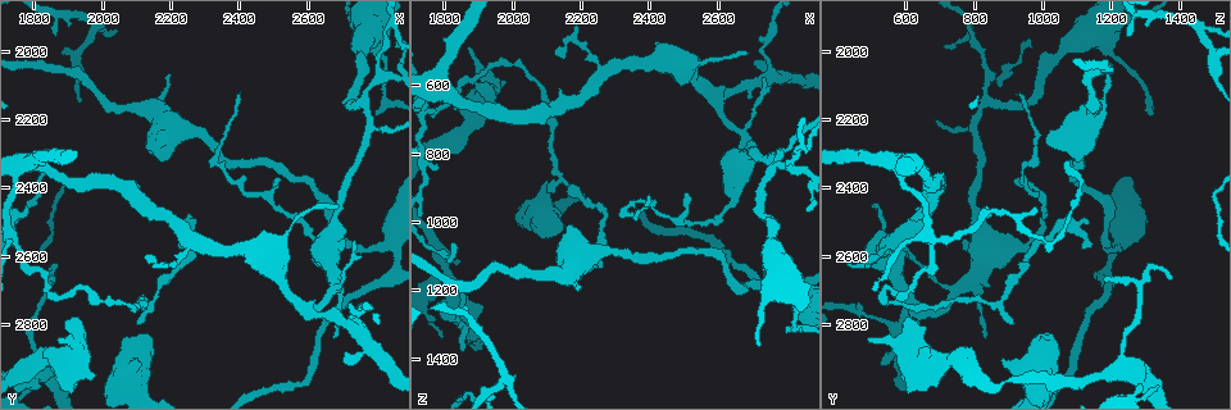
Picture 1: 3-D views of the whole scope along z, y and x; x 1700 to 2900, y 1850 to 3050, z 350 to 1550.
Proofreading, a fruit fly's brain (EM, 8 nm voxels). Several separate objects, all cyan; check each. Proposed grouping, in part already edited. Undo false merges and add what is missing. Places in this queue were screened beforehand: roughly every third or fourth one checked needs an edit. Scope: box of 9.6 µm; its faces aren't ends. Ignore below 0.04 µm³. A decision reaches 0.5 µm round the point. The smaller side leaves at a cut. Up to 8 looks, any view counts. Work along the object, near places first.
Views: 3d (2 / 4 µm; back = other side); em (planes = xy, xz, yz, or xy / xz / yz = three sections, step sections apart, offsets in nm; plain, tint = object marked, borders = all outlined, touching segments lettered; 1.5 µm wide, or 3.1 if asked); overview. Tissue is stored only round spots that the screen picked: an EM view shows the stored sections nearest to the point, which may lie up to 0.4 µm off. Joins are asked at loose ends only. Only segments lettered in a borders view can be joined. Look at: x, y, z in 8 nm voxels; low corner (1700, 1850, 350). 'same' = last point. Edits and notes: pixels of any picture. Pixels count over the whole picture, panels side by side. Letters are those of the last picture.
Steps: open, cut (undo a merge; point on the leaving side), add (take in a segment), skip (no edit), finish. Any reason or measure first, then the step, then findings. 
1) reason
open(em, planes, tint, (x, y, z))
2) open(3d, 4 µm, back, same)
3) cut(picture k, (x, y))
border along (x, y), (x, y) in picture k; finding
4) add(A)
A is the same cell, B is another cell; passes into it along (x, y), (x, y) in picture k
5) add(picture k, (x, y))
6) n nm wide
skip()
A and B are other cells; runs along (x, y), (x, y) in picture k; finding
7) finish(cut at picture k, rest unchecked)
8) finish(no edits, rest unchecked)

open(3d, 2 µm, (1850, 2660, 1370))

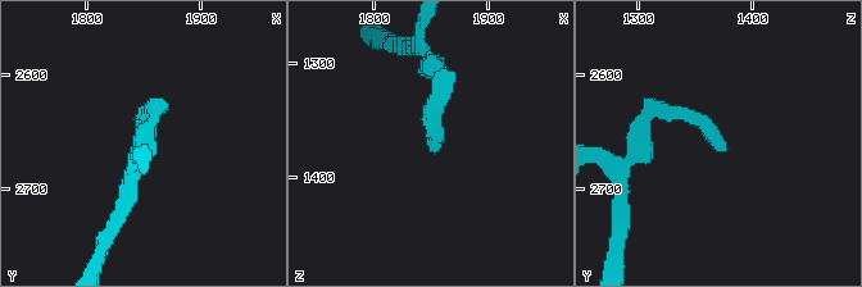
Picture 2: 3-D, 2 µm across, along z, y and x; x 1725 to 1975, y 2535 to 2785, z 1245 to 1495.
open(em, planes, plain, (1852, 2660, 1380))

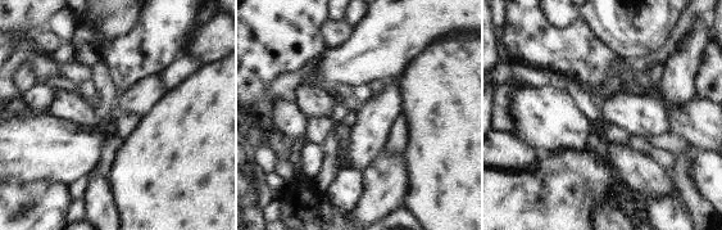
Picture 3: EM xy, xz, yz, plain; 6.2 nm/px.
see the neighbours
open(em, planes, borders, same)

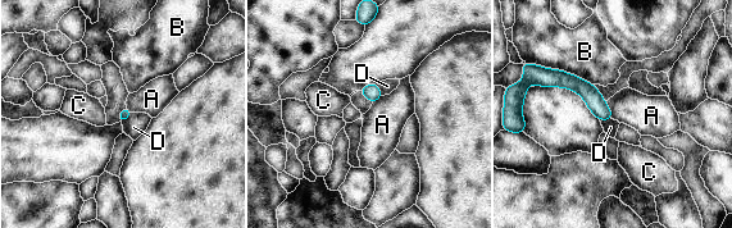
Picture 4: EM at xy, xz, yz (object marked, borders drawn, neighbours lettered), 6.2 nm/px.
skip()
A, B, C and D are other cells; runs along (550, 73), (578, 85), (609, 117) in picture 4; none of them fits

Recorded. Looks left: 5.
open(3d, 2 µm, (2140, 2740, 860))

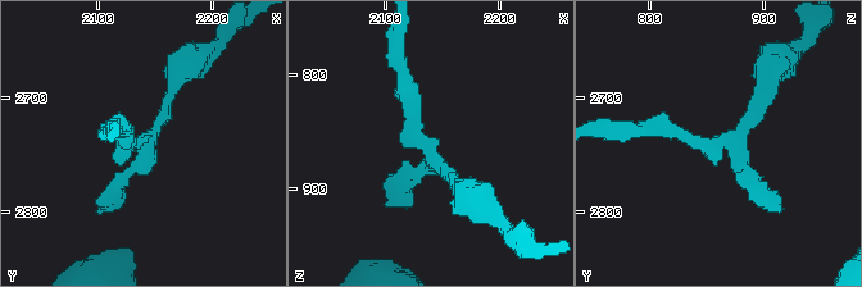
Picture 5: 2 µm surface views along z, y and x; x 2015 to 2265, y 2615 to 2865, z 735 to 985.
open(em, xy, step 4, tint, (2144, 2742, 870))

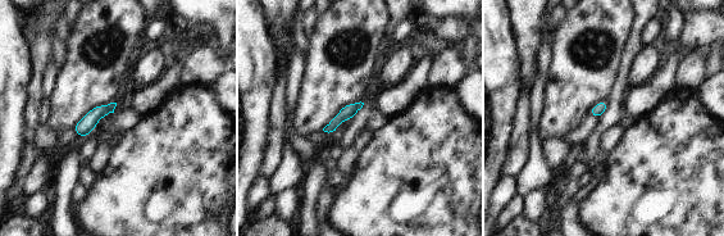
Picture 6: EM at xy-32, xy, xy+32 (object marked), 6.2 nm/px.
another direction
open(em, planes, borders, same)

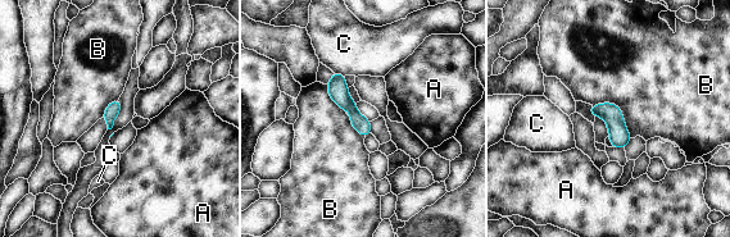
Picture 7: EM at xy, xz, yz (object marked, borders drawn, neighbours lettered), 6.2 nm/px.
90 nm wide
skip()
A, B and C are other cells; border along (592, 104), (613, 103), (633, 137) in picture 7; continuous, no second cell

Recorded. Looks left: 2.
sharp bend
open(3d, 2 µm, (2820, 2140, 1310))

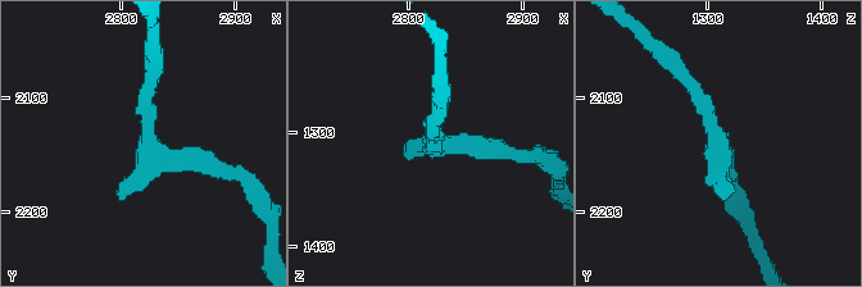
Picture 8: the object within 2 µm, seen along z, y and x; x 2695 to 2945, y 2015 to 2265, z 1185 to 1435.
open(em, planes, borders, (2824, 2134, 1308))

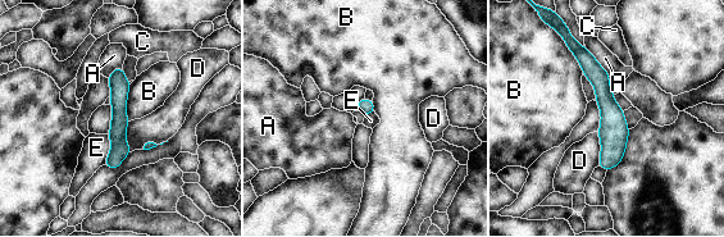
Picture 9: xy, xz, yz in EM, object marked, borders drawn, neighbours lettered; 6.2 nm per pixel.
skip()
A, B, C, D and E are other cells; runs along (574, 48), (610, 110), (608, 165) in picture 9; one cell here

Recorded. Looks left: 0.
finish(no edits, rest unchecked)

